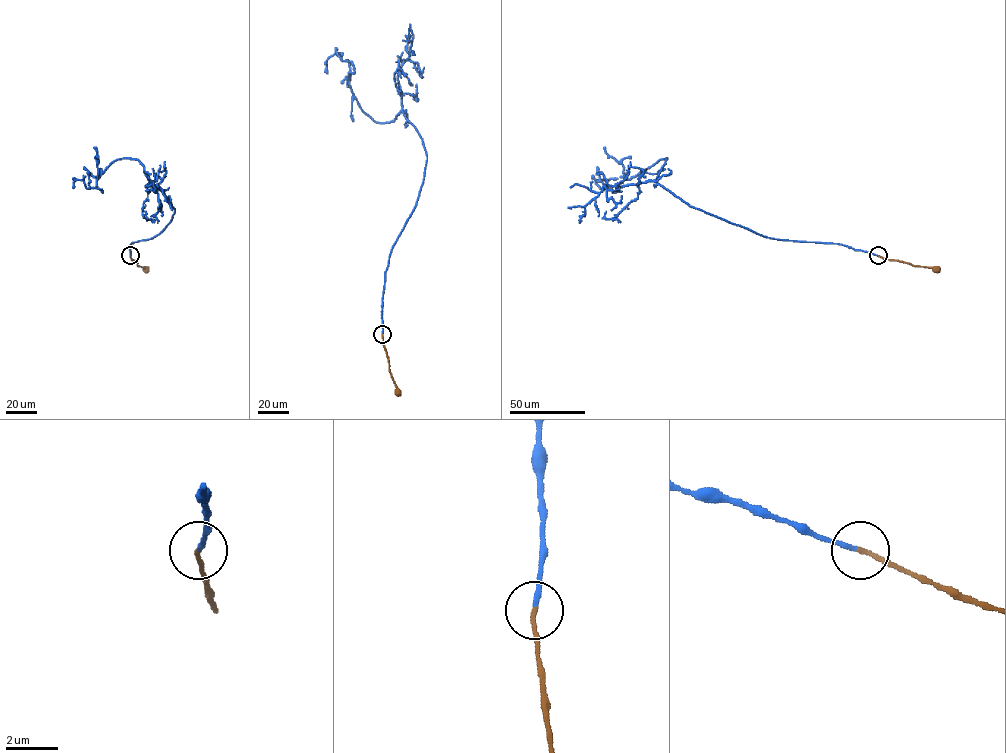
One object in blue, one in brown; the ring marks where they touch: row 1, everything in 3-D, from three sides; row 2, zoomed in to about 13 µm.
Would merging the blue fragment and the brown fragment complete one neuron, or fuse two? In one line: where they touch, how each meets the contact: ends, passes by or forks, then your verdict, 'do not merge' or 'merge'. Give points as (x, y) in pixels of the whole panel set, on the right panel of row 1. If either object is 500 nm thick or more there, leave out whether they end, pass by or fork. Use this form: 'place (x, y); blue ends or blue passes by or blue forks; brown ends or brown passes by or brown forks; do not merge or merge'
place (878, 255); blue ends; brown ends; merge

